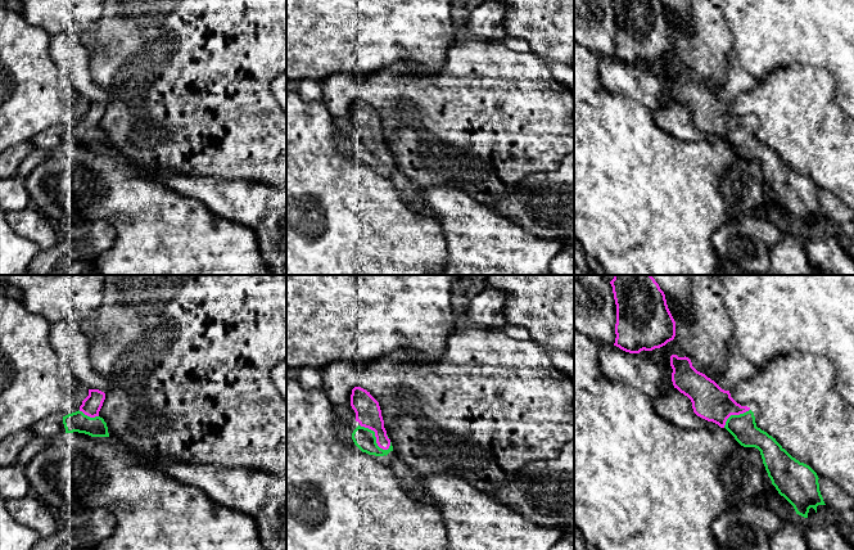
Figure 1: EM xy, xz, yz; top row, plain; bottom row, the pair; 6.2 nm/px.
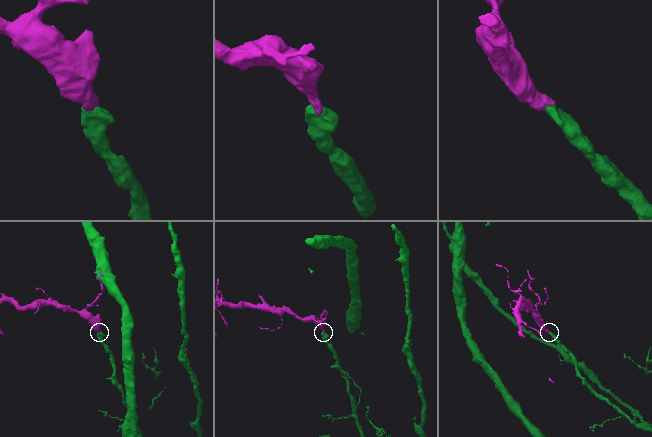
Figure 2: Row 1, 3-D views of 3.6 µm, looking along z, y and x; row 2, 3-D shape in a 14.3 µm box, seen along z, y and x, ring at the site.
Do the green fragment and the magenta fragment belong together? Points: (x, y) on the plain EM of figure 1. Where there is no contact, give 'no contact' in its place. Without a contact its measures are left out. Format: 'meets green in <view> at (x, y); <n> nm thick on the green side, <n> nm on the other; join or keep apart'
meets green in xz at (375, 149); 140 nm thick on the green side, 160 nm on the other; join

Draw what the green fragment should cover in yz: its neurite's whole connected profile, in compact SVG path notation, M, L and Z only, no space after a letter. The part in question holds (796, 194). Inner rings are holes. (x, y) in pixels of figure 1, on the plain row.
M672 67L670 78L674 100L691 112L697 129L726 140L741 158L760 163L772 197L794 218L796 226L808 230L810 220L817 225L818 217L826 217L817 185L758 140L750 120L737 116L729 103L697 84L688 69Z

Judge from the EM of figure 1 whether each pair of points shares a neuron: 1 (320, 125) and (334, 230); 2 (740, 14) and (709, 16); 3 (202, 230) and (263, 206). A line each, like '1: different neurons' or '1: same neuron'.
1: same neuron
2: different neurons
3: different neurons

